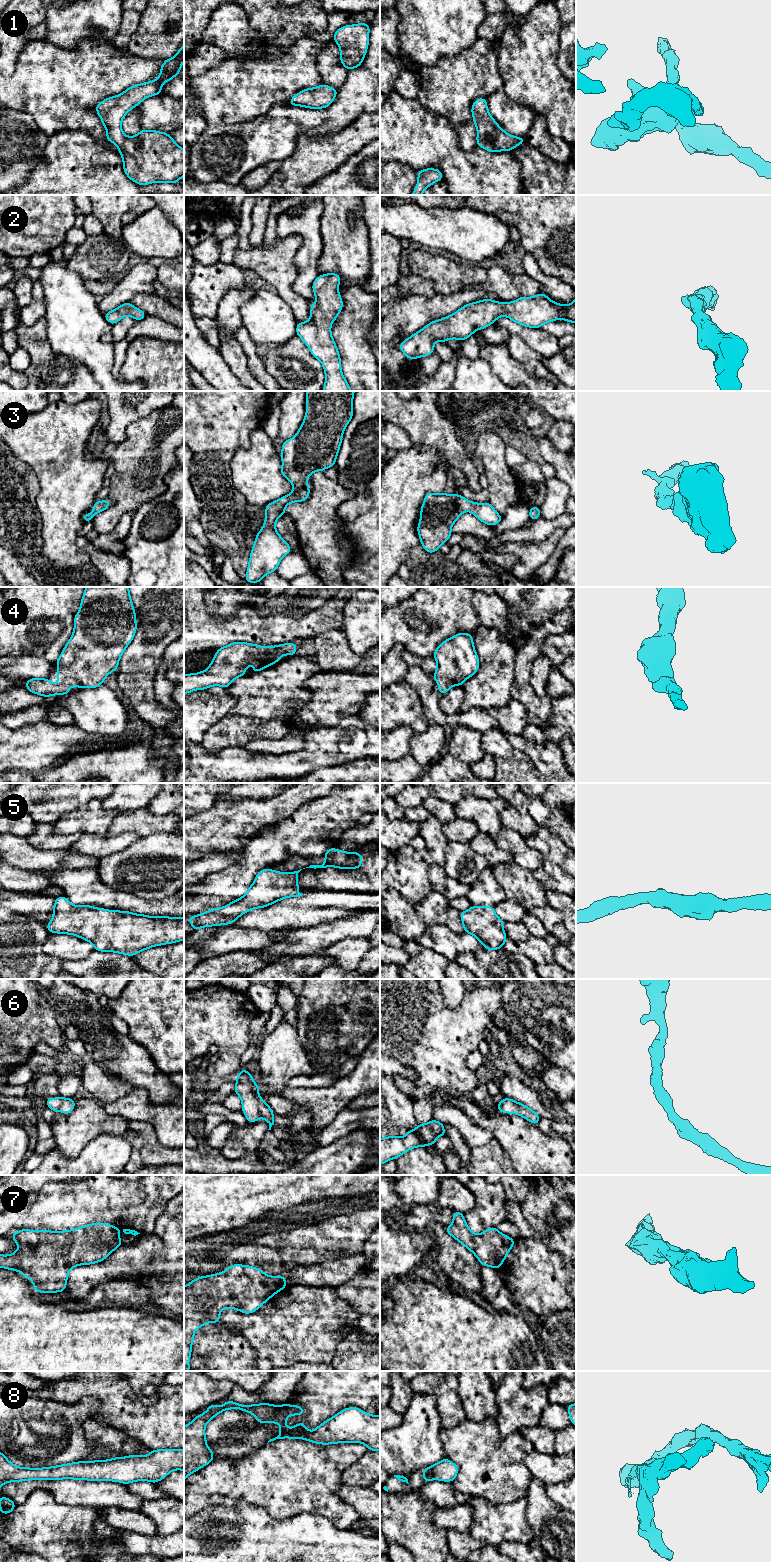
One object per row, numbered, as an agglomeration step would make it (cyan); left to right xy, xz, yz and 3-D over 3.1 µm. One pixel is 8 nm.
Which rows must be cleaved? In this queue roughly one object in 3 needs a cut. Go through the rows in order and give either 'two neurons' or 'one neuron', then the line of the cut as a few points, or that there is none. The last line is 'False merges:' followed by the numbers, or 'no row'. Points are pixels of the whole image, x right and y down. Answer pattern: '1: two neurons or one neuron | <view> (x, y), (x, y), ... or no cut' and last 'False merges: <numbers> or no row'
1: one neuron | no cut
2: one neuron | no cut
3: one neuron | no cut
4: one neuron | no cut
5: one neuron | no cut
6: one neuron | no cut
7: one neuron | no cut
8: one neuron | no cut
False merges: no row

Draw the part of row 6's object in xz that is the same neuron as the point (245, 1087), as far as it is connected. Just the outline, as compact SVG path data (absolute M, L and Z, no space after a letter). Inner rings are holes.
M243 1068L236 1077L236 1084L234 1088L234 1092L242 1100L241 1111L244 1113L247 1121L251 1123L257 1122L259 1118L264 1118L269 1124L268 1130L271 1130L271 1127L274 1125L274 1112L269 1107L269 1105L259 1096L259 1090L260 1086L258 1086L253 1081L253 1075L249 1073L245 1068Z

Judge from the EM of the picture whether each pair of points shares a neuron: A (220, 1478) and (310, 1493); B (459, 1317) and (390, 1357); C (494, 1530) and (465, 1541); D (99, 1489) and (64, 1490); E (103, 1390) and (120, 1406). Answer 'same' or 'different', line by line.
A: same
B: same
C: different
D: same
E: same

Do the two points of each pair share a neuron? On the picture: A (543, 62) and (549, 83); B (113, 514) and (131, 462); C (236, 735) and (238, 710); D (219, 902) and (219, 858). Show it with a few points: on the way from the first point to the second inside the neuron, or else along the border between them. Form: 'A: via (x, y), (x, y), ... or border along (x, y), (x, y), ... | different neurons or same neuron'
A: via (543, 67), (544, 78) | same neuron
B: via (123, 501), (130, 487), (130, 475) | same neuron
C: border along (229, 713), (259, 717), (261, 719) | different neurons
D: border along (239, 857), (226, 868), (210, 872), (199, 883) | different neurons

